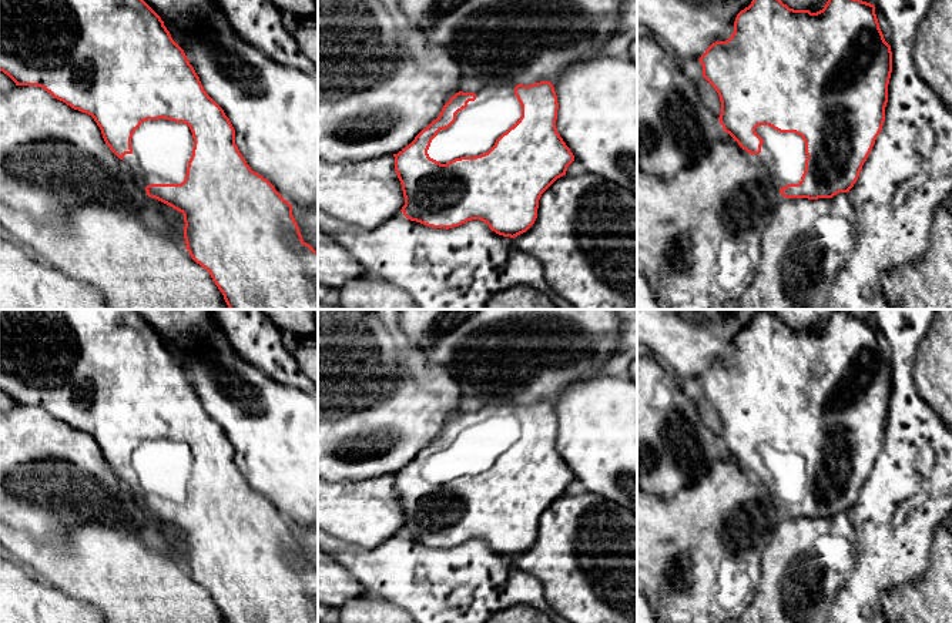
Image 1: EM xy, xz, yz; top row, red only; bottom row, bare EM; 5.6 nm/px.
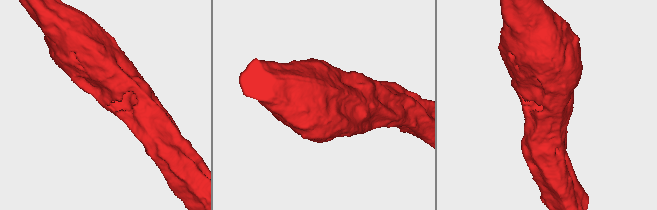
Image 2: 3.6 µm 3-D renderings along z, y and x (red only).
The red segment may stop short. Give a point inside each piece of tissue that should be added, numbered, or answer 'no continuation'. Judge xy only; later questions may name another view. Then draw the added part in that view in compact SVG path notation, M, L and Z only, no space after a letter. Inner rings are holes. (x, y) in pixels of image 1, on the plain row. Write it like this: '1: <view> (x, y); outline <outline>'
1: xy (161, 468); outline M147 439L134 450L131 473L123 482L143 500L181 503L192 475L194 458L190 446L171 439Z

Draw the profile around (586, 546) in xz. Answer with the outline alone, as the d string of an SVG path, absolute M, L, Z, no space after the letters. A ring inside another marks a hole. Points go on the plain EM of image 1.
M589 492L557 498L542 513L534 543L513 562L542 582L547 603L569 623L637 623L637 515L616 502Z

